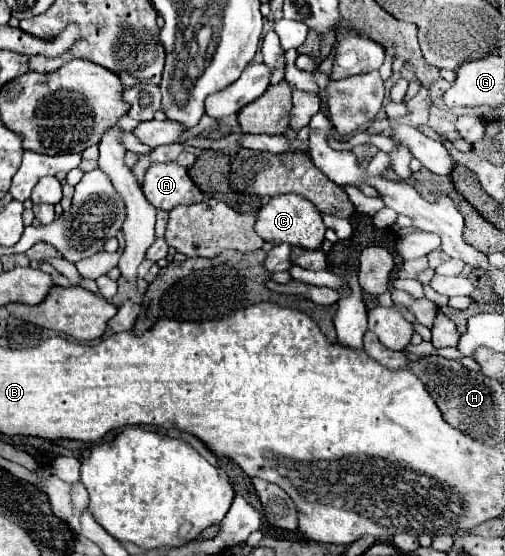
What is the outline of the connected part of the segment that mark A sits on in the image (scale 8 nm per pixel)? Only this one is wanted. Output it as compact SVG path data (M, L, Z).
M153 163L143 181L143 193L155 209L171 211L179 205L203 201L203 193L179 163Z

